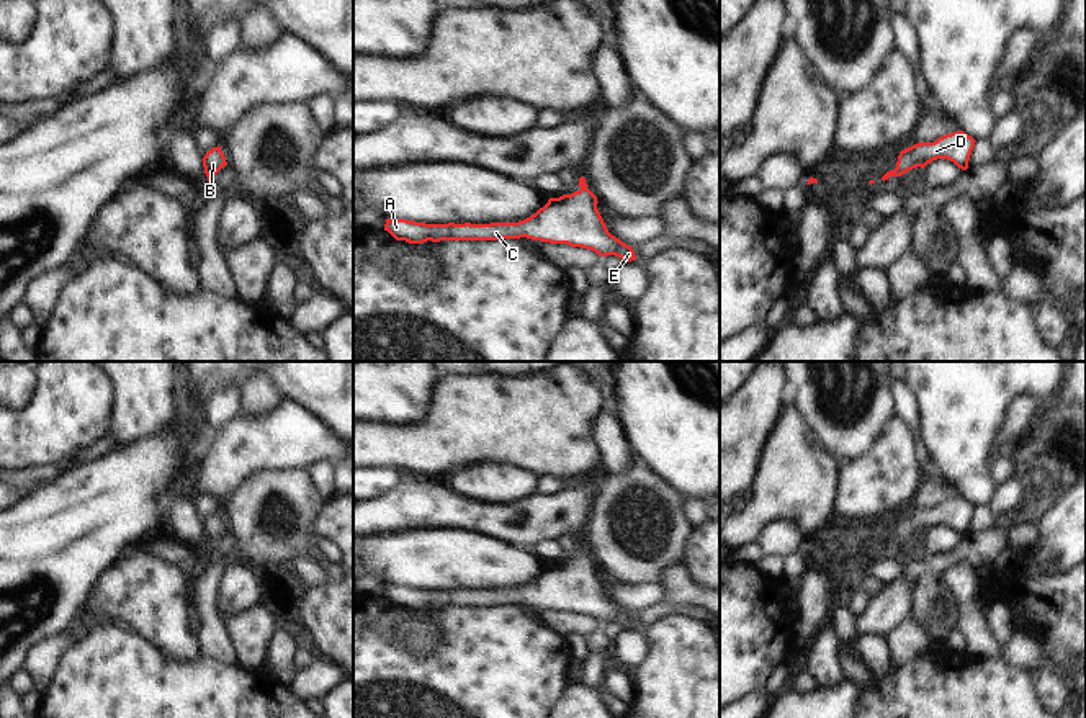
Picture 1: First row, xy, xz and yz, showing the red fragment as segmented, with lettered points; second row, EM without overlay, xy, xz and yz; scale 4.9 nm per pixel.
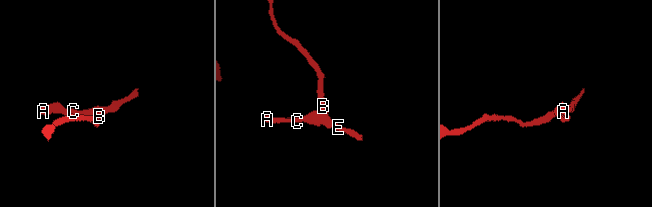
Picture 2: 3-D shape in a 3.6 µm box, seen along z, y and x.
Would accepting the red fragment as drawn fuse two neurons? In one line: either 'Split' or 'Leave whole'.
Leave whole

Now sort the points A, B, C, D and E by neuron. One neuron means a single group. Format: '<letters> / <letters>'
A B C D E

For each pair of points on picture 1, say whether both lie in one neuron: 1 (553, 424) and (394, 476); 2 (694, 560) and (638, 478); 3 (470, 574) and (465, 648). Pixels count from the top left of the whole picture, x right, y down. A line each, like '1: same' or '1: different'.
1: different
2: different
3: different

